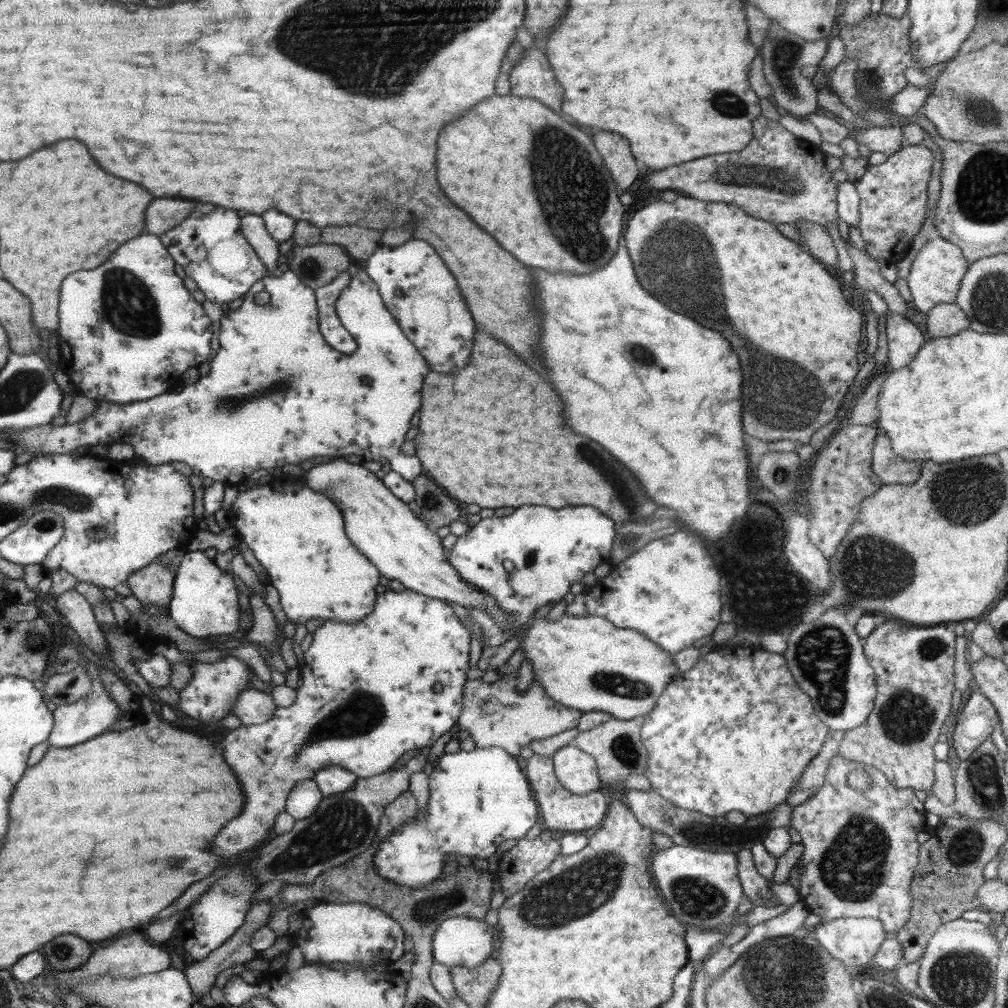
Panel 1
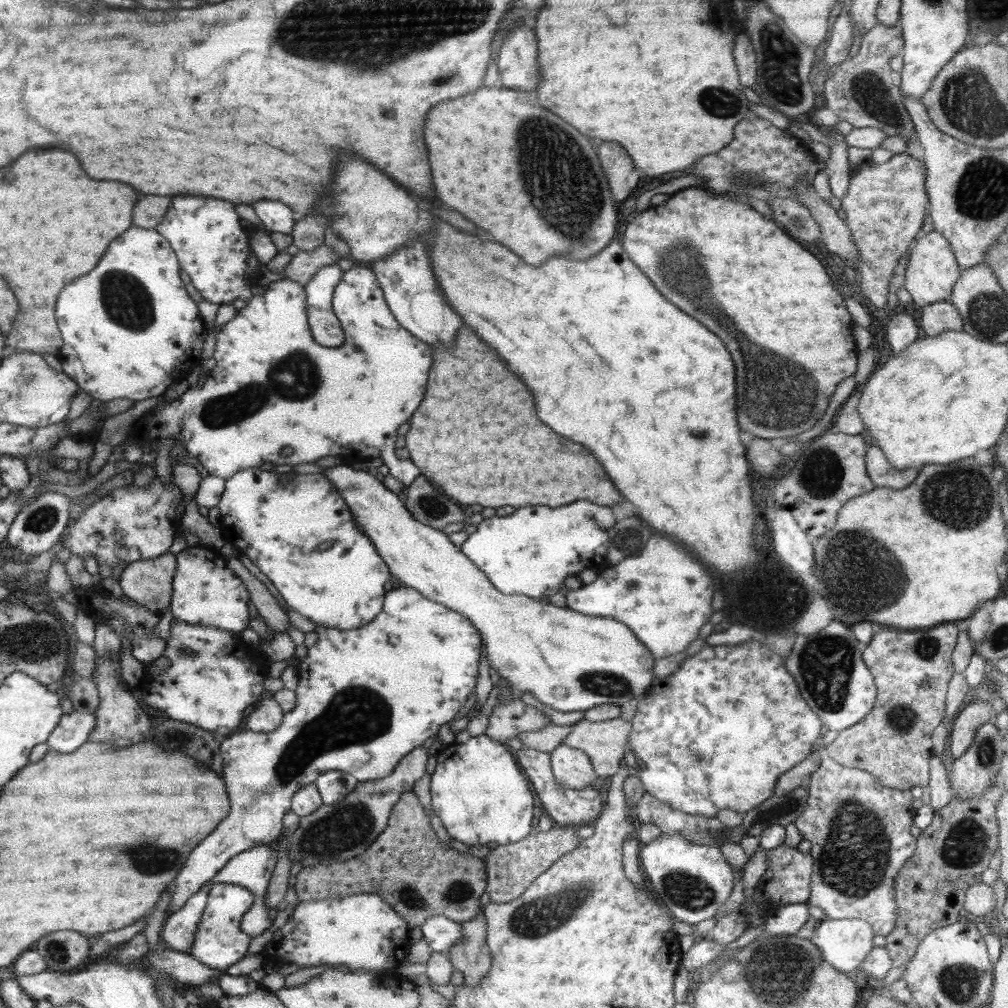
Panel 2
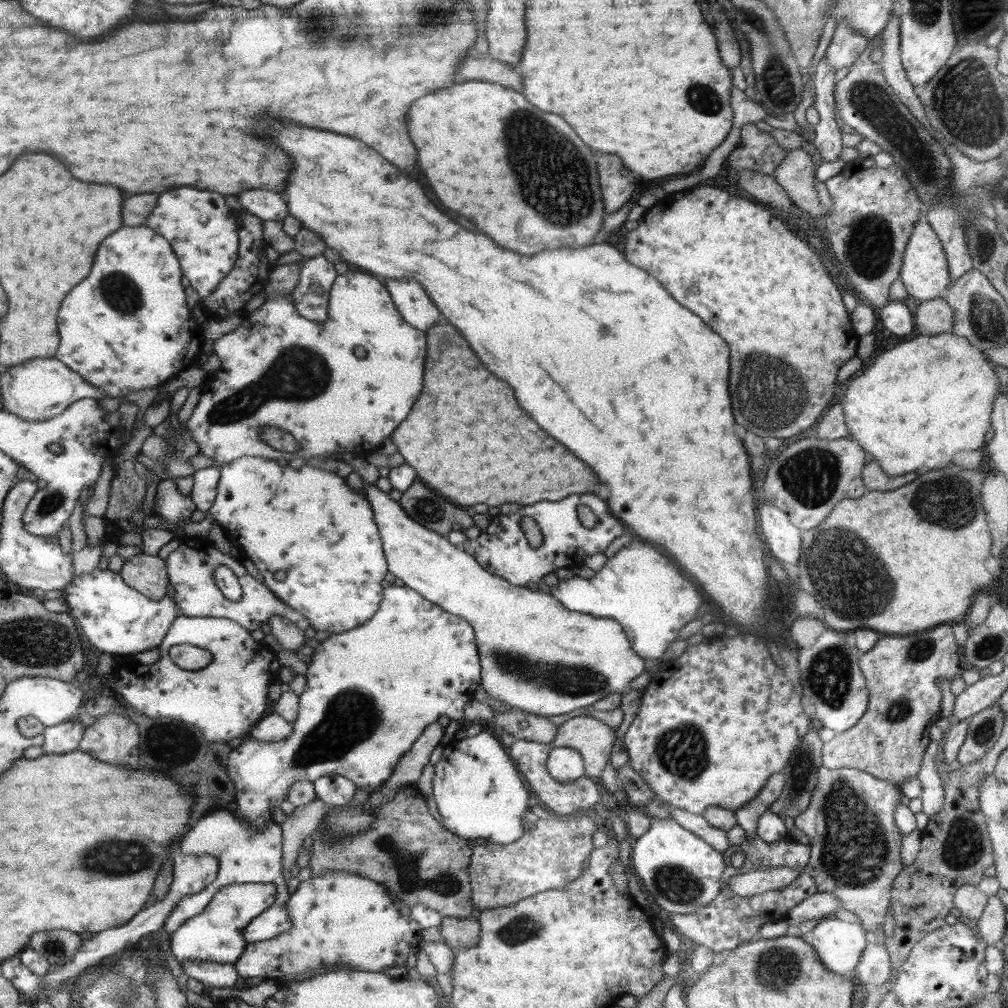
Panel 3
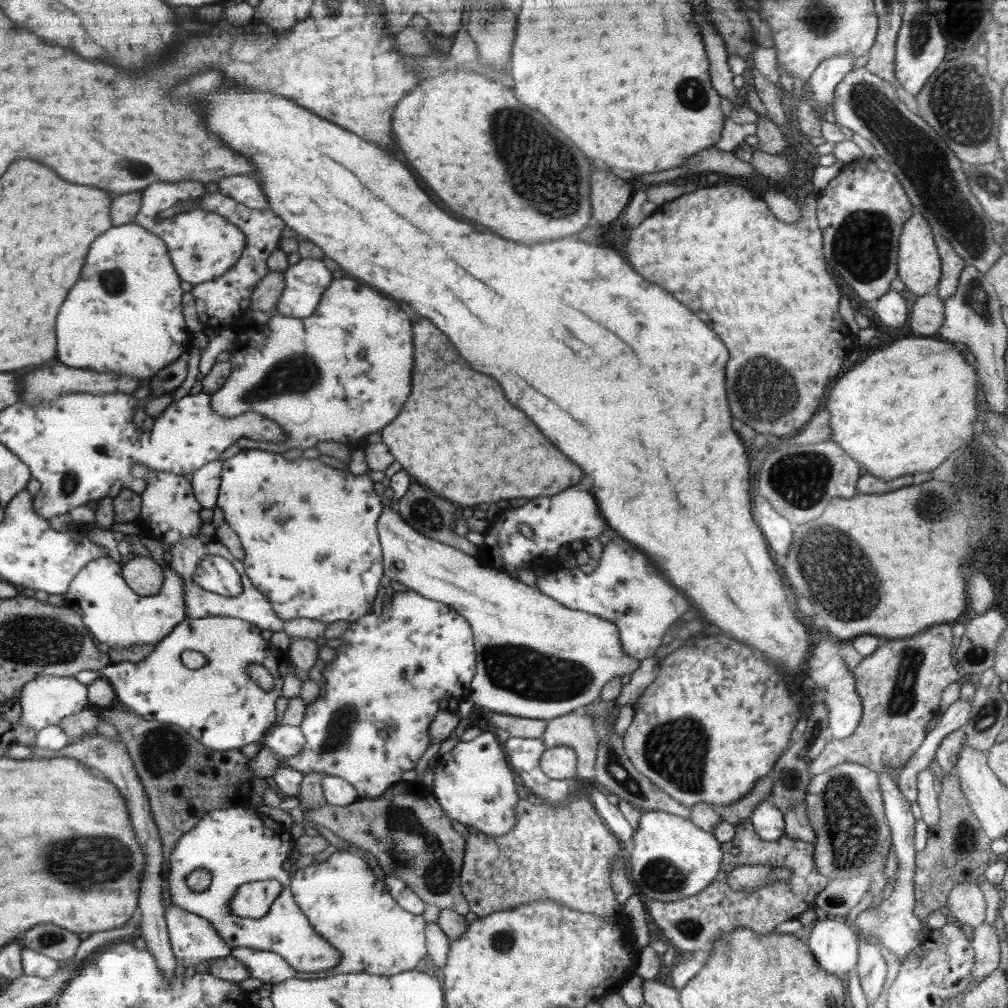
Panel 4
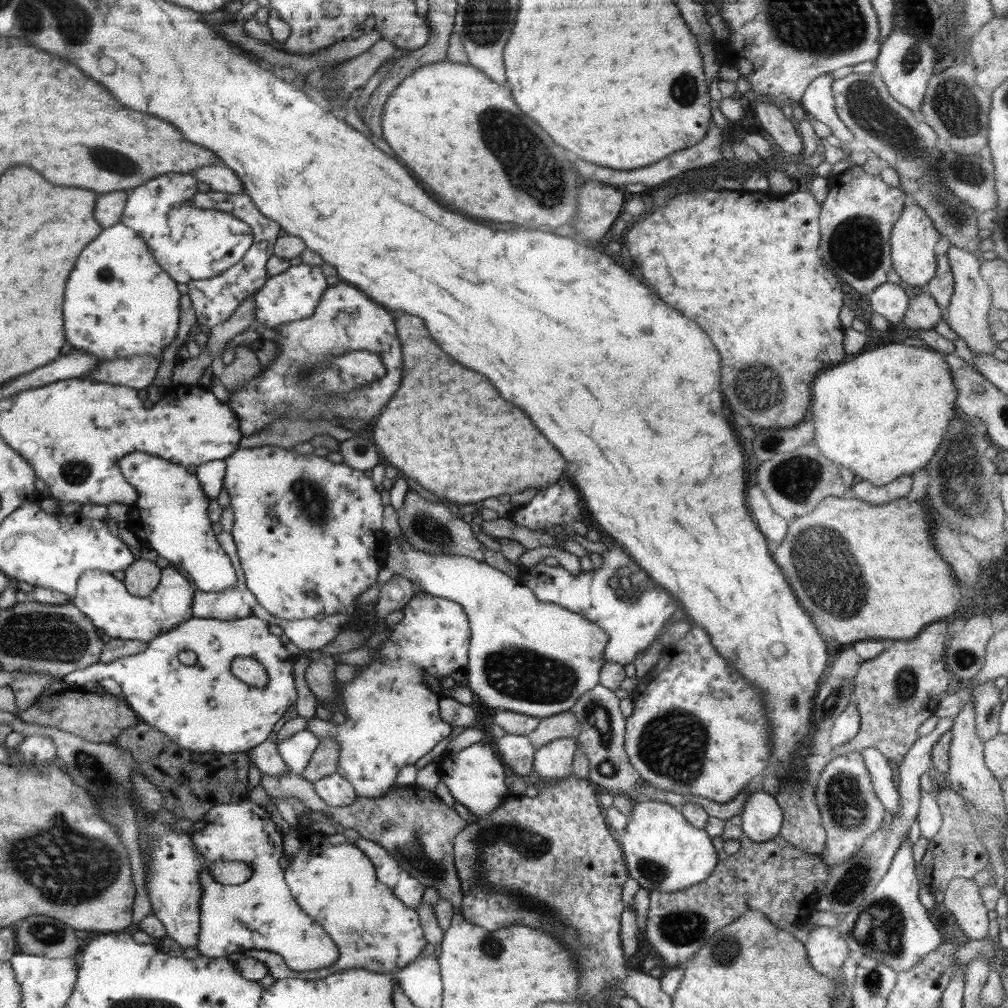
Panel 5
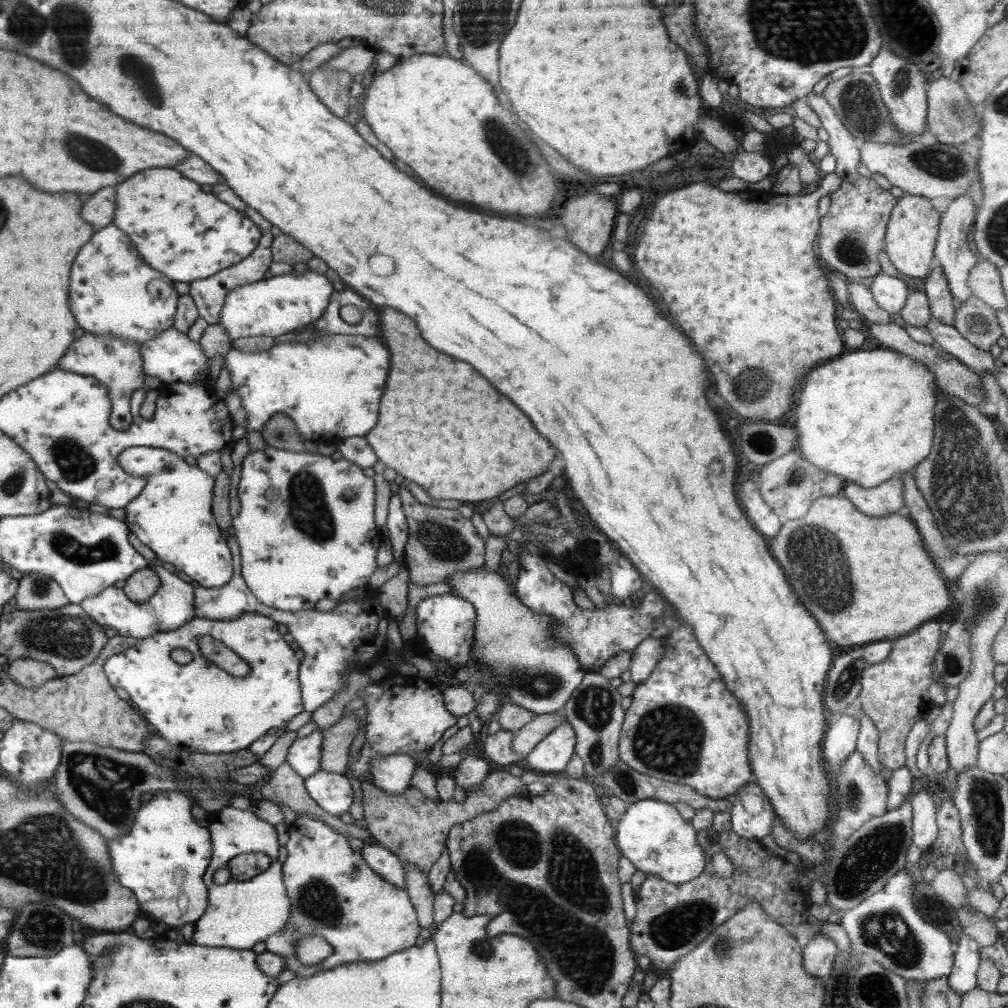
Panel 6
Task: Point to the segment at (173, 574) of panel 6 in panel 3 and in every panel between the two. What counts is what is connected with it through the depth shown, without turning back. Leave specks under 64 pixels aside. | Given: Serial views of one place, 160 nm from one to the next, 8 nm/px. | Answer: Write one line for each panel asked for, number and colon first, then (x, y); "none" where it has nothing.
3: (117, 619)
4: (114, 614)
5: (105, 600)

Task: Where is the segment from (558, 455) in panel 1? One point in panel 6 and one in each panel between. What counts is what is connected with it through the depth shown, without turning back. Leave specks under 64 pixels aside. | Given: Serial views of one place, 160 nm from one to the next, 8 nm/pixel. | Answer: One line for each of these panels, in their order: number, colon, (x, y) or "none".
2: (474, 402)
3: (452, 438)
4: (457, 434)
5: (449, 429)
6: (441, 425)

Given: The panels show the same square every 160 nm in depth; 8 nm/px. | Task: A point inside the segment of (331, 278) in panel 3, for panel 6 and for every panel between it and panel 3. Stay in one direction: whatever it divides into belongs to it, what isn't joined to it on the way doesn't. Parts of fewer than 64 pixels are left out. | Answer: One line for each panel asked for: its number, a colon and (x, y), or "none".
4: (305, 282)
5: (292, 295)
6: (276, 306)

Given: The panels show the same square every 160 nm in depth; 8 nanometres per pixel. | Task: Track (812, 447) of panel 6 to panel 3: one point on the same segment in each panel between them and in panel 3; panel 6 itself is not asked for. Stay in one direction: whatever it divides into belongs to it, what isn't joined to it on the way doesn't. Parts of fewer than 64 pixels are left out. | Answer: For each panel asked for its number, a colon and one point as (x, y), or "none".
3: (904, 418)
4: (901, 411)
5: (881, 415)

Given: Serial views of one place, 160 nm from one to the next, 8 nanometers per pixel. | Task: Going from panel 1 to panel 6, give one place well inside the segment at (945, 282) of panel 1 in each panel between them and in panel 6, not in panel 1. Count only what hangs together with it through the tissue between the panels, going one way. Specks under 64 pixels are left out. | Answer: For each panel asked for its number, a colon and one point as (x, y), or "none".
2: (932, 269)
3: (925, 273)
4: (918, 263)
5: (913, 239)
6: (912, 229)

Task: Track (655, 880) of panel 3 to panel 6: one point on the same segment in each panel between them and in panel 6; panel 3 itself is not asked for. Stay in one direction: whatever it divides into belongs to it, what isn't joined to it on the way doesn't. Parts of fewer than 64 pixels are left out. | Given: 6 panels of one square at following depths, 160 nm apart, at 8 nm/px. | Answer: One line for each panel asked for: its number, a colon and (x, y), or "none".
4: (671, 858)
5: (662, 851)
6: (652, 836)

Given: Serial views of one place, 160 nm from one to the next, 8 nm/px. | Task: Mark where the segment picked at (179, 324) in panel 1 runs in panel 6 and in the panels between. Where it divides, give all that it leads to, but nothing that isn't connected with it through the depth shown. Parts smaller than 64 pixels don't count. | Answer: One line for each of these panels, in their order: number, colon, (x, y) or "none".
2: (129, 328)
3: (126, 328)
4: (124, 316)
5: (119, 302)
6: (108, 272)

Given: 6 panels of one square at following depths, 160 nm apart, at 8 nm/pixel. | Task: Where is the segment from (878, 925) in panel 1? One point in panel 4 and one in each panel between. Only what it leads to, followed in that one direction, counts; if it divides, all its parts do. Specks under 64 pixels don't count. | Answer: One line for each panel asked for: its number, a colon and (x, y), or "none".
2: (846, 943)
3: (839, 944)
4: (833, 943)

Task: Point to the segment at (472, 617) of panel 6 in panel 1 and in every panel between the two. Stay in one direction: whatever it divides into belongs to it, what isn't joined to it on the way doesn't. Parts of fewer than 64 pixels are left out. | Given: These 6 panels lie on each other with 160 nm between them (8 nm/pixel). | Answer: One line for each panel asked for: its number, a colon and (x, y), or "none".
1: (366, 697)
2: (366, 697)
3: (370, 692)
4: (370, 723)
5: (393, 719)

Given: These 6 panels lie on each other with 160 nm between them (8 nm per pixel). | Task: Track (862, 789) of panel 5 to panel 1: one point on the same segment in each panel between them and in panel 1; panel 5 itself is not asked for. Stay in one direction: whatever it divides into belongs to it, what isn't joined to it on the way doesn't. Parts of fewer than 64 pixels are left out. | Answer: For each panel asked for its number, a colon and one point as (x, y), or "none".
1: (860, 853)
2: (859, 829)
3: (855, 846)
4: (845, 805)

